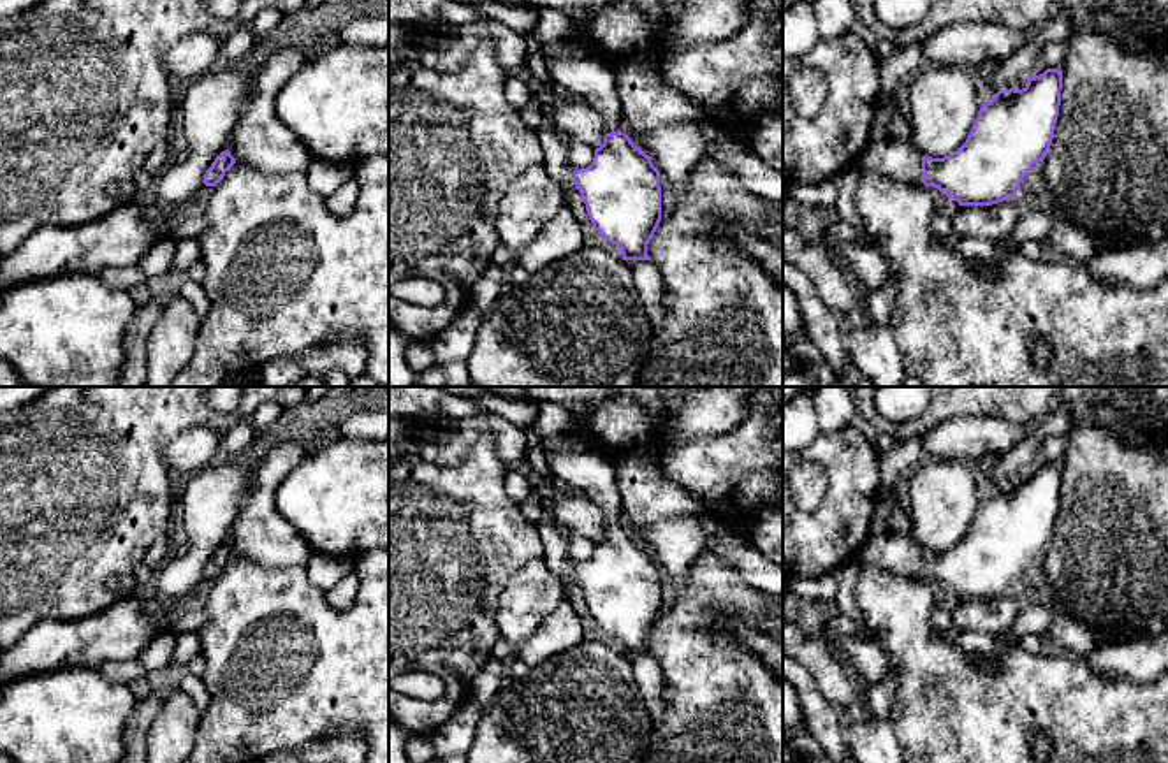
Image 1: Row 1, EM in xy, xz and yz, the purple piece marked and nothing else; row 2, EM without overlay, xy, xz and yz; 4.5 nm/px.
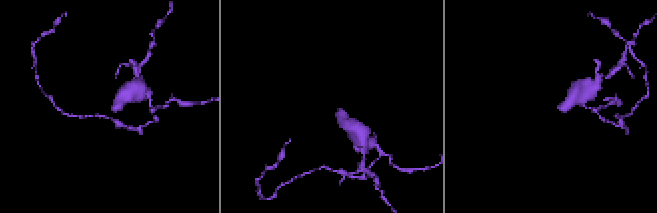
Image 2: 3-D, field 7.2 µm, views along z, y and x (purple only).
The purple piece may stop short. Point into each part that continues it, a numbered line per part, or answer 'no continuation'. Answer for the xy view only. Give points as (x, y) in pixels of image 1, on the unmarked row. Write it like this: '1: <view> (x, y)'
no continuation

